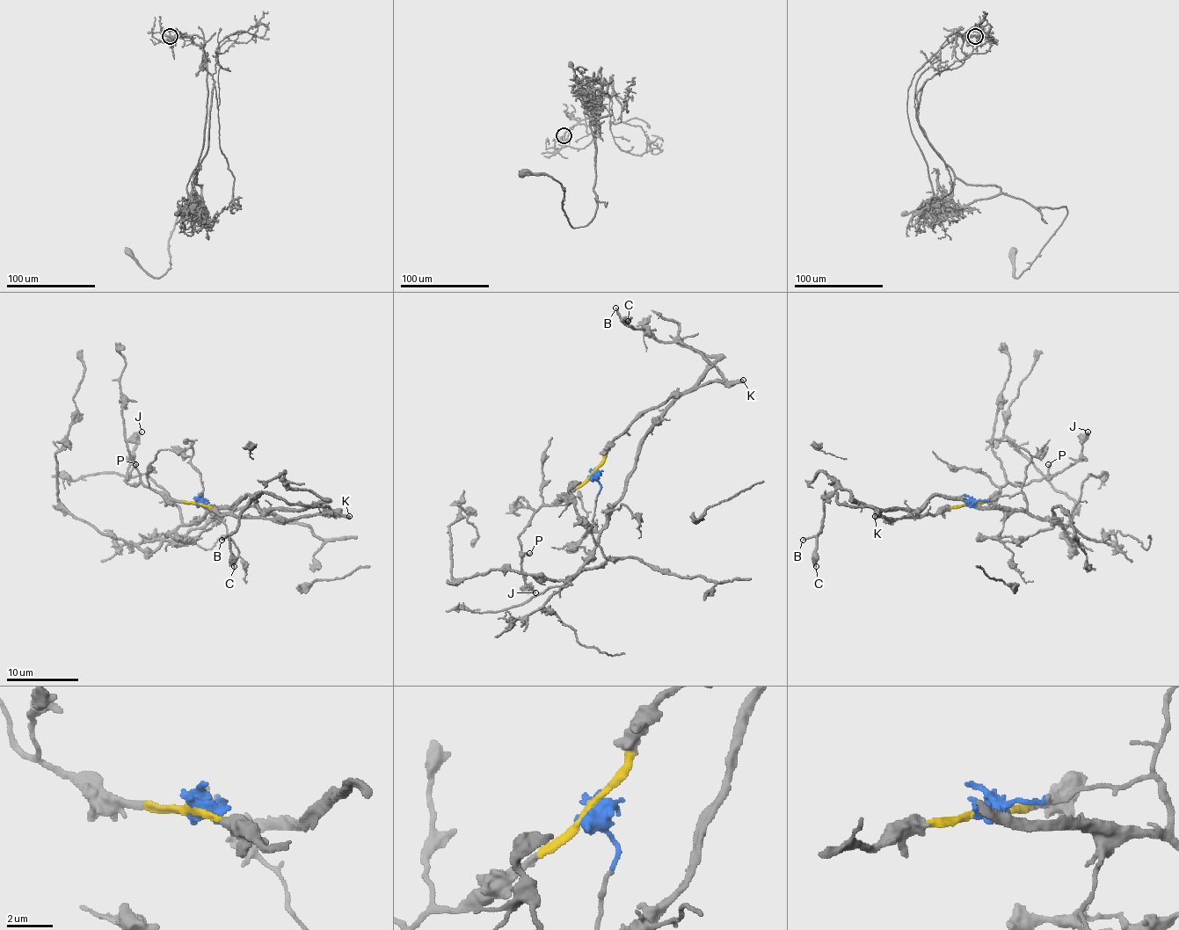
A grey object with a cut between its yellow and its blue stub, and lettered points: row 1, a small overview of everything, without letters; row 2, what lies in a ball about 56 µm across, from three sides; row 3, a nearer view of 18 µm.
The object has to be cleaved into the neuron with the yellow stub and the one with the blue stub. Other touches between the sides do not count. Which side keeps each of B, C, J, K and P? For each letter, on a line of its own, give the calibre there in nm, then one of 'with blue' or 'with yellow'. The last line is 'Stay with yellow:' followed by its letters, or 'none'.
B: calibre 200 nm; with yellow
C: calibre 400 nm; with yellow
J: calibre 280 nm; with yellow
K: calibre 360 nm; with yellow
P: calibre 190 nm; with yellow
Stay with yellow: B, C, J, K, P

